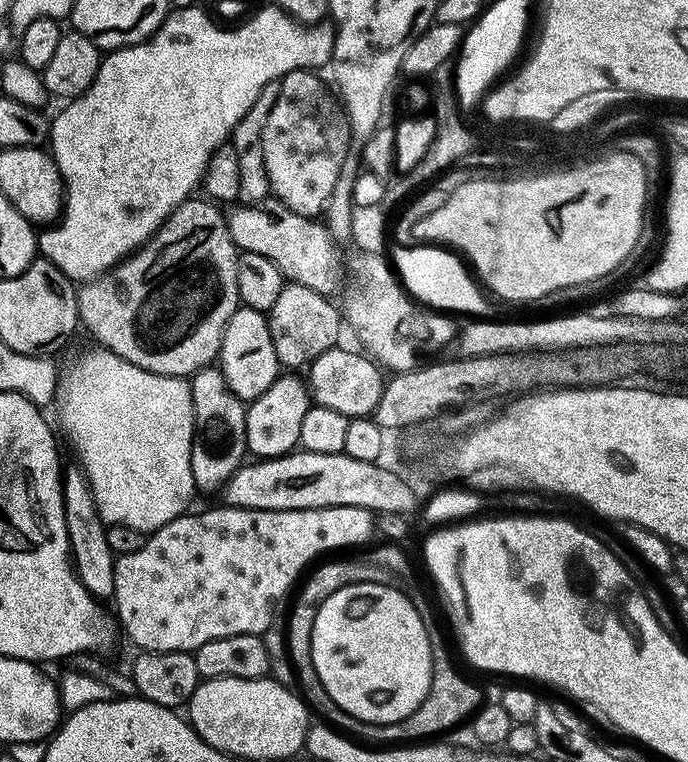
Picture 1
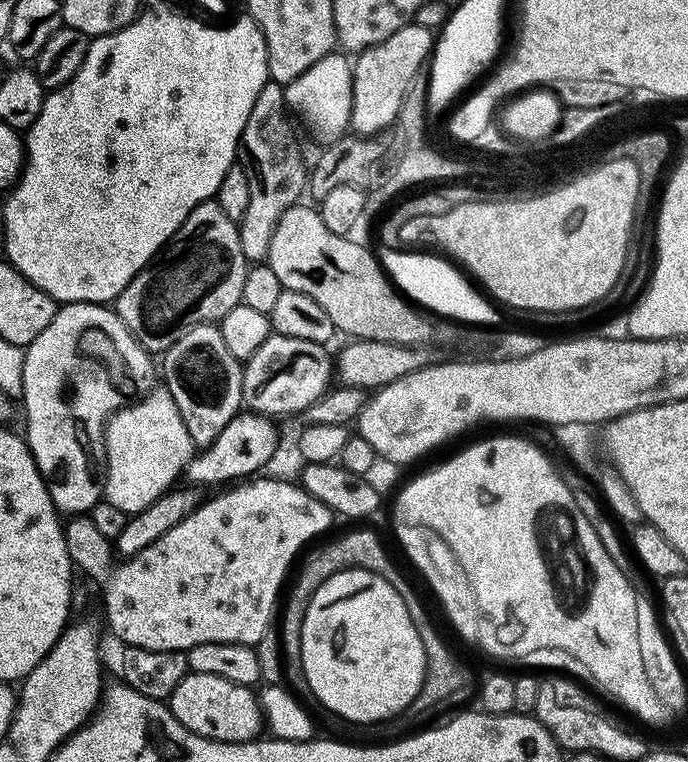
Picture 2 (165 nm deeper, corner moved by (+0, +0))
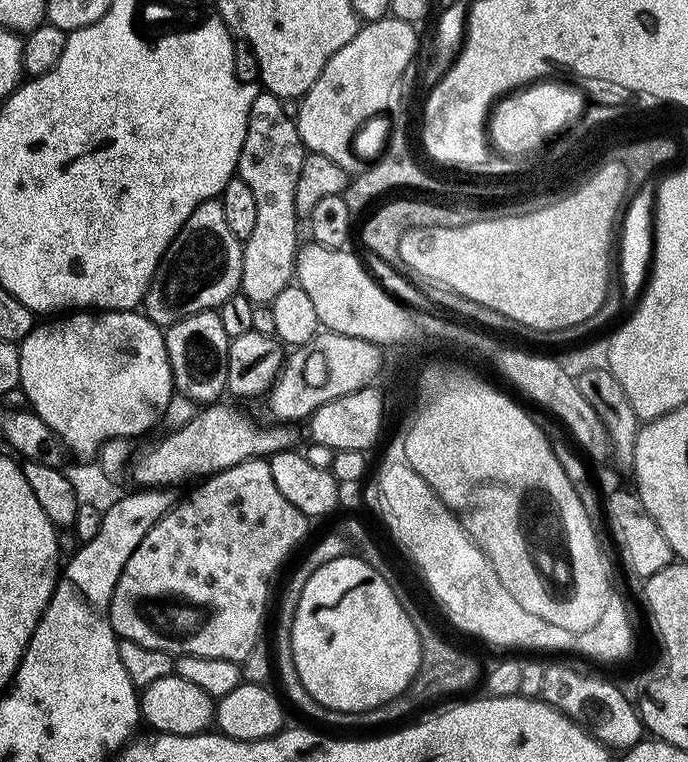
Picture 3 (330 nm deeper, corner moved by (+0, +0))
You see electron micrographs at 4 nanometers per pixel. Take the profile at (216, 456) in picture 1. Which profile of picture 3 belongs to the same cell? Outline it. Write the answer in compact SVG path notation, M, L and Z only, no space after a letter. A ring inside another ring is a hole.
M215 311L200 312L169 325L165 331L164 345L171 360L175 391L200 406L217 403L227 391L229 341L220 315Z

